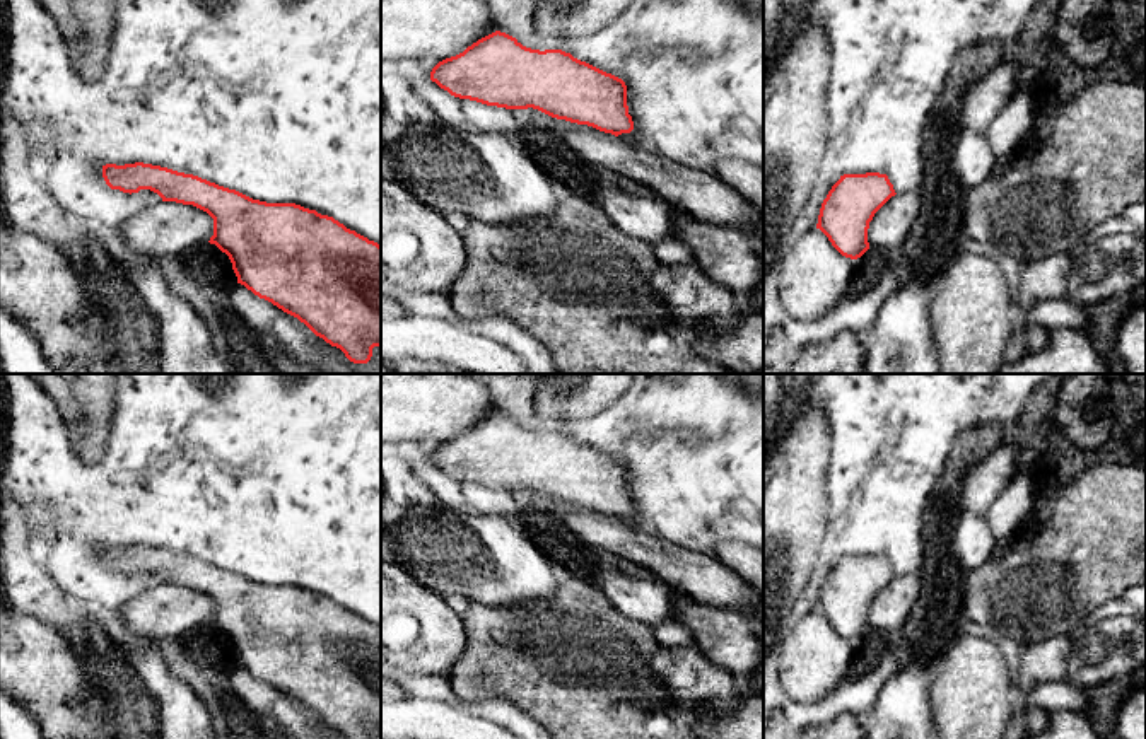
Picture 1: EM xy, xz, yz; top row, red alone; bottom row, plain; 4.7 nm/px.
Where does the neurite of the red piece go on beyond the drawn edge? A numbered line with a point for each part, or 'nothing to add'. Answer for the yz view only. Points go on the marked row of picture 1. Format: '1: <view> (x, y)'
nothing to add

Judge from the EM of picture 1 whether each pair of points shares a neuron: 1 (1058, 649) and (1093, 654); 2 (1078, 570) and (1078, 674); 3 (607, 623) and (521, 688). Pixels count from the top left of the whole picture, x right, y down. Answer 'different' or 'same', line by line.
1: different
2: different
3: same

